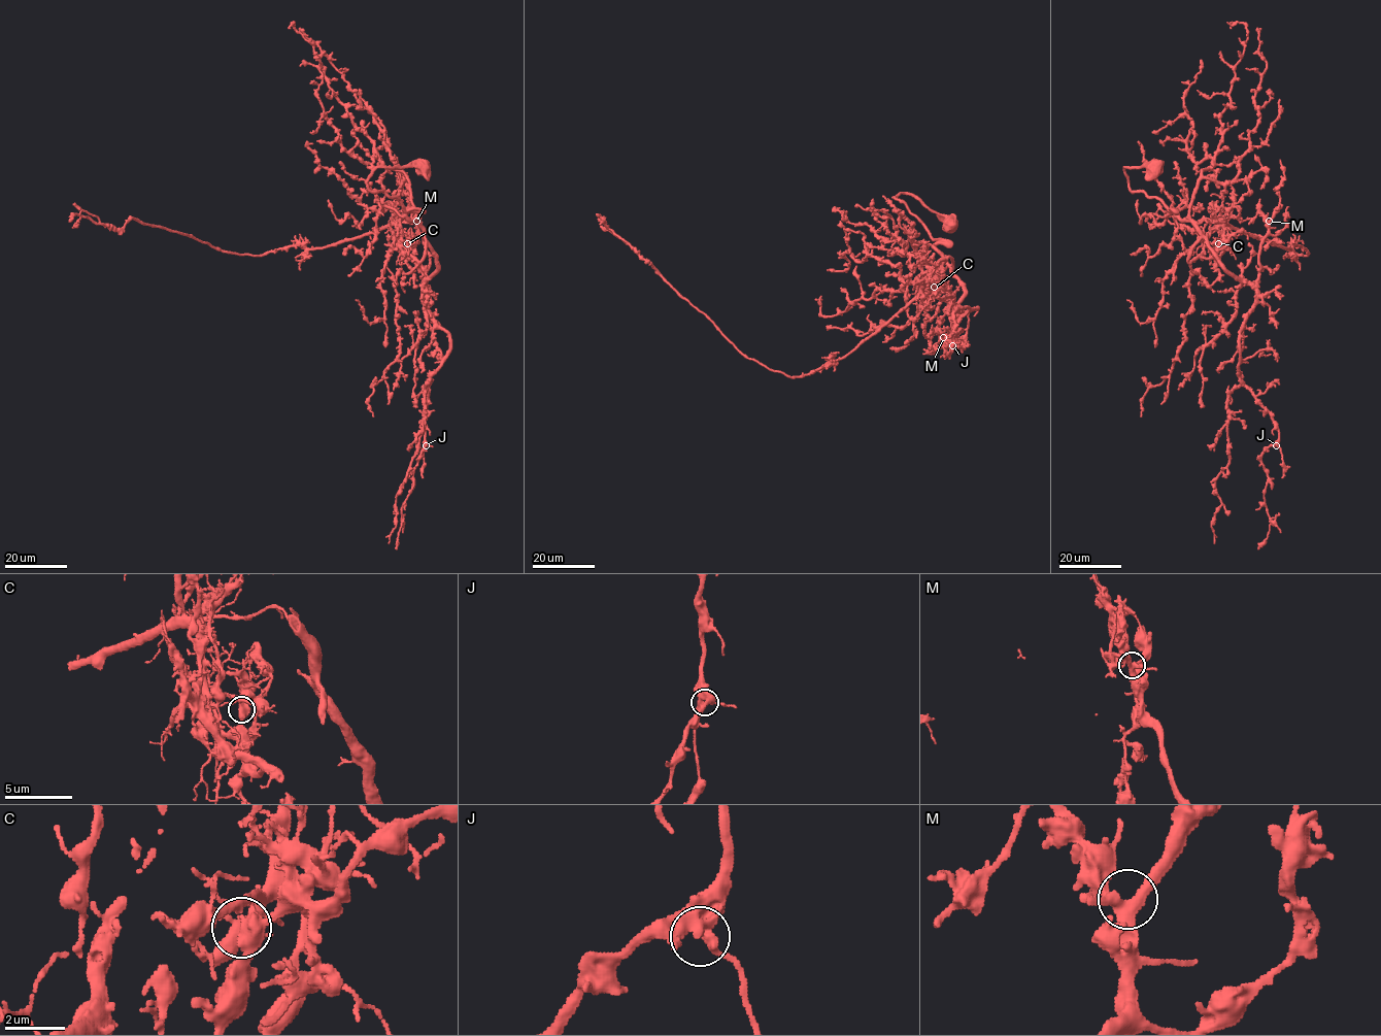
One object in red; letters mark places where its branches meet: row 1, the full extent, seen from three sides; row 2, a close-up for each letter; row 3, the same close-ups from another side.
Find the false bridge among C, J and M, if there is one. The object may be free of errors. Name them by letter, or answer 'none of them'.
C

